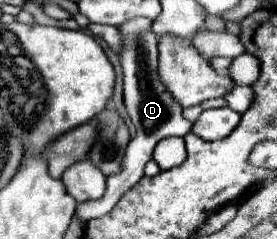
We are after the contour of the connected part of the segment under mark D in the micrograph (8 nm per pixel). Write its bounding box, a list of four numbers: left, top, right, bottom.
[75,17,191,223]

